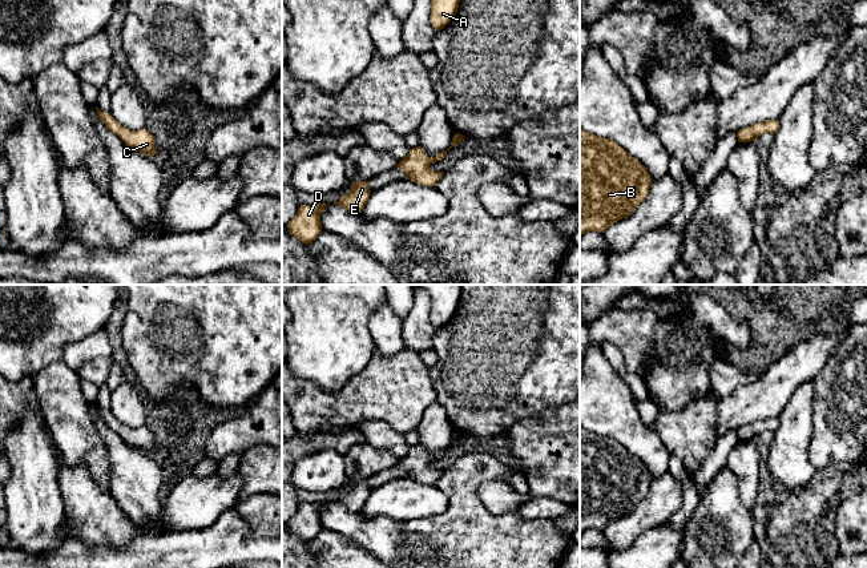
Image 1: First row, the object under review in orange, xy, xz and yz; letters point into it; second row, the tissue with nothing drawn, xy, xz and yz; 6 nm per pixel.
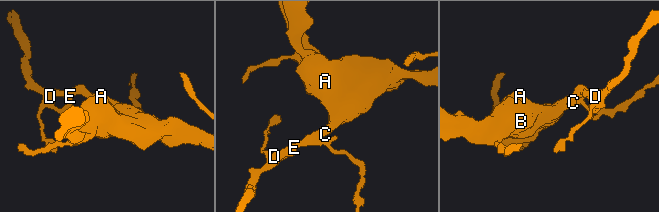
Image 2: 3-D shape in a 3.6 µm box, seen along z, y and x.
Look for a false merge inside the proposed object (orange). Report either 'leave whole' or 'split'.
leave whole

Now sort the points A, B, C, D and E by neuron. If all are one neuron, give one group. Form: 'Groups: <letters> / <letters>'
Groups: A B C D E

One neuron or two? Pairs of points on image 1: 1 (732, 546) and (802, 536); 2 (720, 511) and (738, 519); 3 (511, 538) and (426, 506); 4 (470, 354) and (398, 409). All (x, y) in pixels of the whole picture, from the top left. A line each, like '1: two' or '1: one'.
1: two
2: one
3: two
4: two

